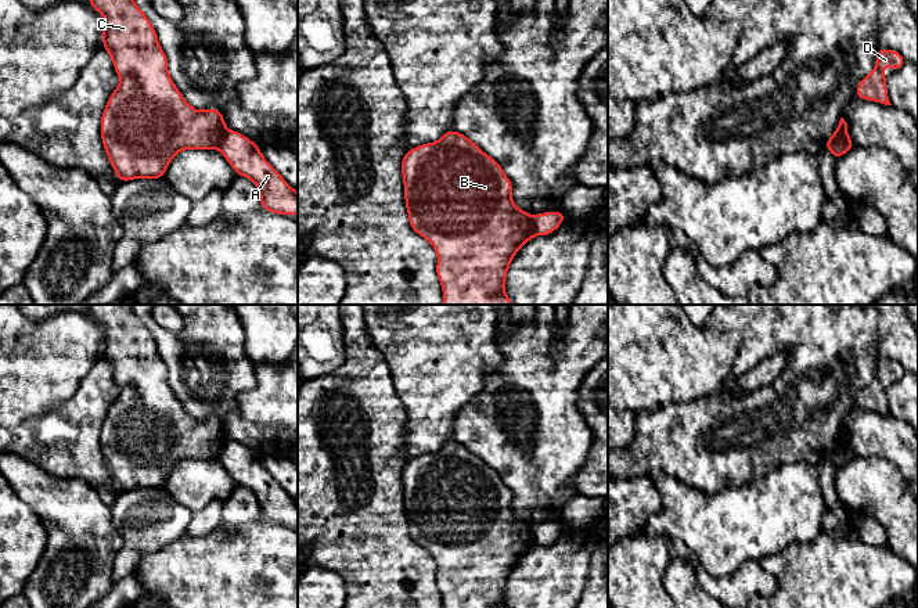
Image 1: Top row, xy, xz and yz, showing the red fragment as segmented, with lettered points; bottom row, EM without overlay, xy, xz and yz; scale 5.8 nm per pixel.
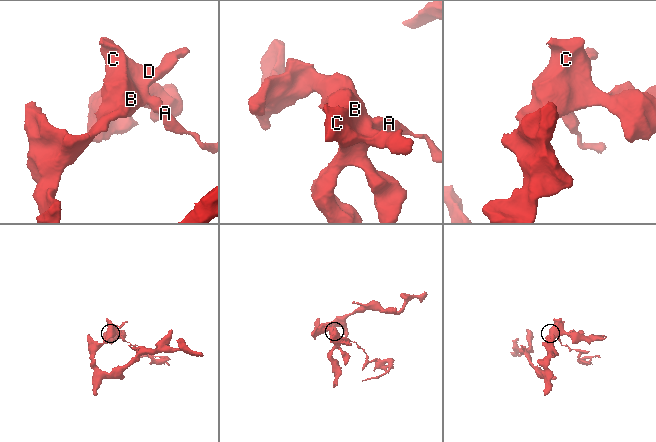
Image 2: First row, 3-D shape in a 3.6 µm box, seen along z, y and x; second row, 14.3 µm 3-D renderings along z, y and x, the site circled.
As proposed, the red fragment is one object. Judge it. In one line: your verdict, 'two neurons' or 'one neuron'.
two neurons

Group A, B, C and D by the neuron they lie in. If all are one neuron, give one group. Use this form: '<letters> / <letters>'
A / B C D

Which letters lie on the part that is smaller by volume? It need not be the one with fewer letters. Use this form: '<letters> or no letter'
A

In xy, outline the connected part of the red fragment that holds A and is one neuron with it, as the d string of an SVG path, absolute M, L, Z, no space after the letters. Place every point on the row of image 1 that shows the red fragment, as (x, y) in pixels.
M226 130L219 150L237 176L255 183L263 209L277 215L298 215L298 191L263 158L252 140L235 130Z

